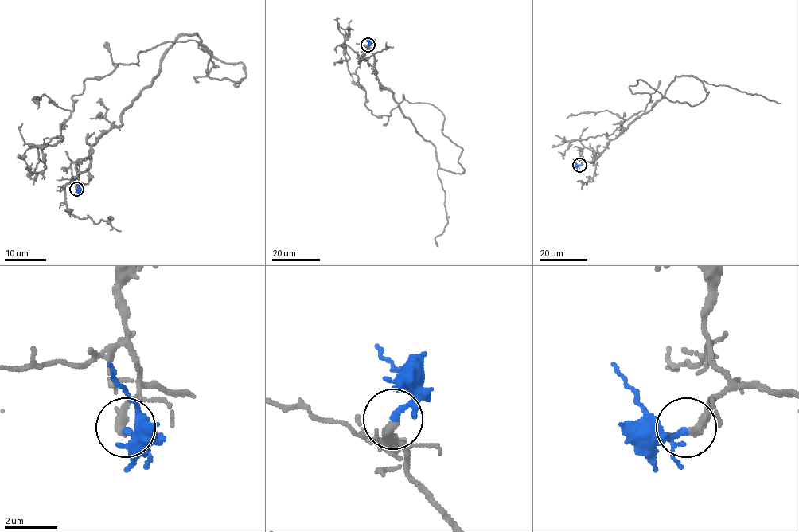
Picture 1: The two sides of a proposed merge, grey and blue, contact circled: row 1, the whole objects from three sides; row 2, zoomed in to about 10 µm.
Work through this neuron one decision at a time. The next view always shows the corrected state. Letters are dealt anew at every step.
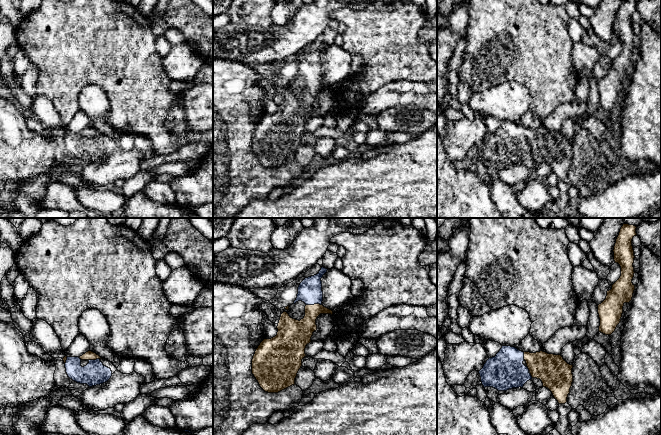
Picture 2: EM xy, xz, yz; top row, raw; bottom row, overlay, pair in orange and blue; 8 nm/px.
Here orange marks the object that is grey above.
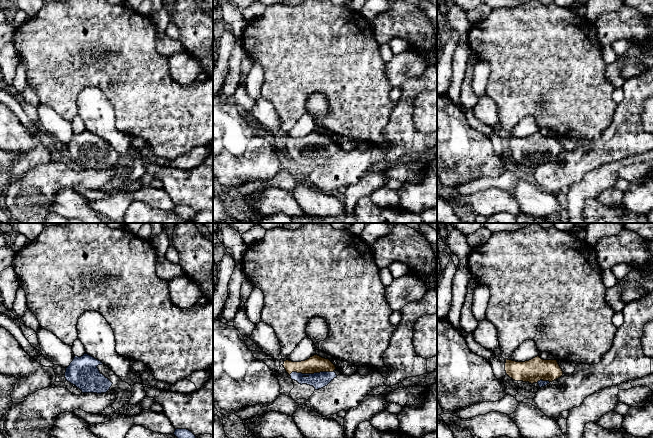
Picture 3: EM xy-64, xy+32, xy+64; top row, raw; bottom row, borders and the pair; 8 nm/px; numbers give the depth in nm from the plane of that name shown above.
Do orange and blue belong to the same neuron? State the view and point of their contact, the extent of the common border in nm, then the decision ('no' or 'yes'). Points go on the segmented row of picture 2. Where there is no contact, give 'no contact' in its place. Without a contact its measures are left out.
xz (314, 304) | 120 nm | yes

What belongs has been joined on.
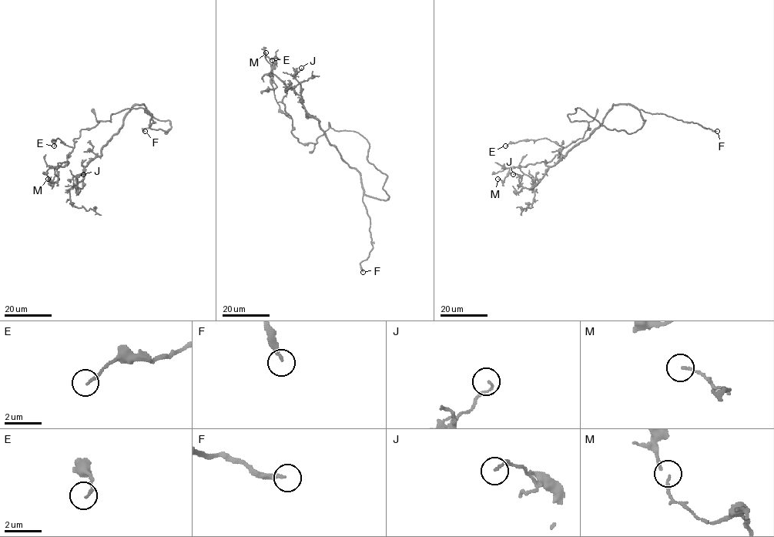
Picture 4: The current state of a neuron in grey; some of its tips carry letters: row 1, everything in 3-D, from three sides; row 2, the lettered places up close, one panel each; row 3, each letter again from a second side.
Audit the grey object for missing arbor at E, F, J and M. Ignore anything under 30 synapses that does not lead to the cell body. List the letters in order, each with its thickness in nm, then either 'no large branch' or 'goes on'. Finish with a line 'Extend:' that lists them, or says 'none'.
E: calibre 130 nm; no large branch
F: calibre 180 nm; goes on
J: calibre 80 nm; no large branch
M: calibre 100 nm; no large branch
Extend: F

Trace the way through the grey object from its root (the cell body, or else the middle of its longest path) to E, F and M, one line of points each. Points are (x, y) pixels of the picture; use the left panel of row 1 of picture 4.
E: (169, 130), (152, 129), (142, 108), (128, 109), (81, 129), (74, 147), (58, 138), (54, 145)
F: (169, 130), (165, 132), (171, 128), (168, 120), (154, 119), (145, 109), (155, 122), (142, 129), (145, 131)
M: (169, 130), (152, 129), (142, 108), (112, 113), (81, 130), (68, 162), (54, 167), (58, 180), (48, 179)

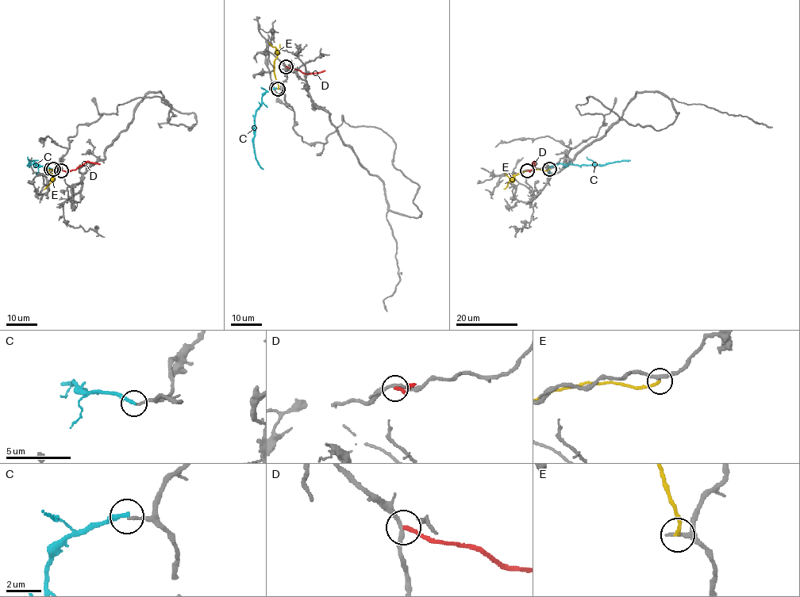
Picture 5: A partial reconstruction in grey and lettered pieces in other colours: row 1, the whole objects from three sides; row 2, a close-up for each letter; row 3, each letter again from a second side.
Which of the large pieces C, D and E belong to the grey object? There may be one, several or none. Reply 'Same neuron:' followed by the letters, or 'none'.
Same neuron: none

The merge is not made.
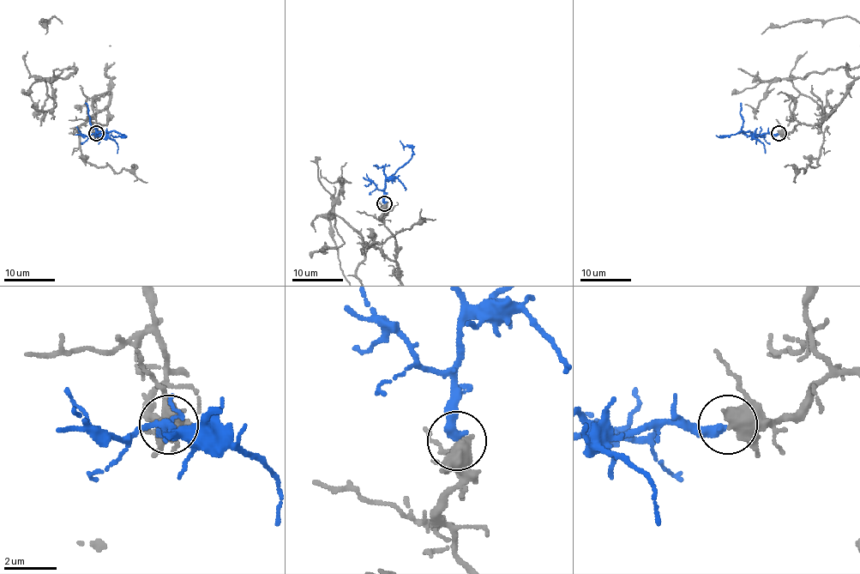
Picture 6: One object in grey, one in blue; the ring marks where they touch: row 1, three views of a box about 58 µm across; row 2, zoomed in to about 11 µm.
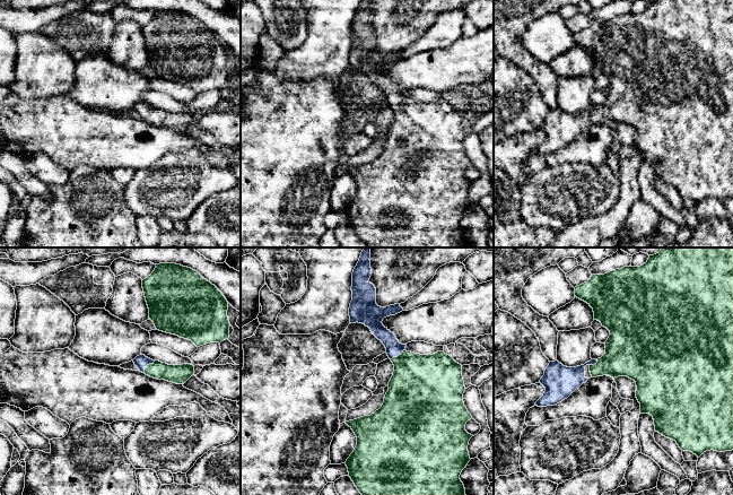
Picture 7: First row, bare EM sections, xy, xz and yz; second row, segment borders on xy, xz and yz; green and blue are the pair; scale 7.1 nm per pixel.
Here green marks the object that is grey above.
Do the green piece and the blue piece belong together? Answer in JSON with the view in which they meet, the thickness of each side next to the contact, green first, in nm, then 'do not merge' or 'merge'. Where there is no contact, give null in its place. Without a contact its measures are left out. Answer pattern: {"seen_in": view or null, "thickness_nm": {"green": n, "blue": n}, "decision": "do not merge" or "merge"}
{"seen_in": "xz", "thickness_nm": {"green": 400, "blue": 110}, "decision": "merge"}

